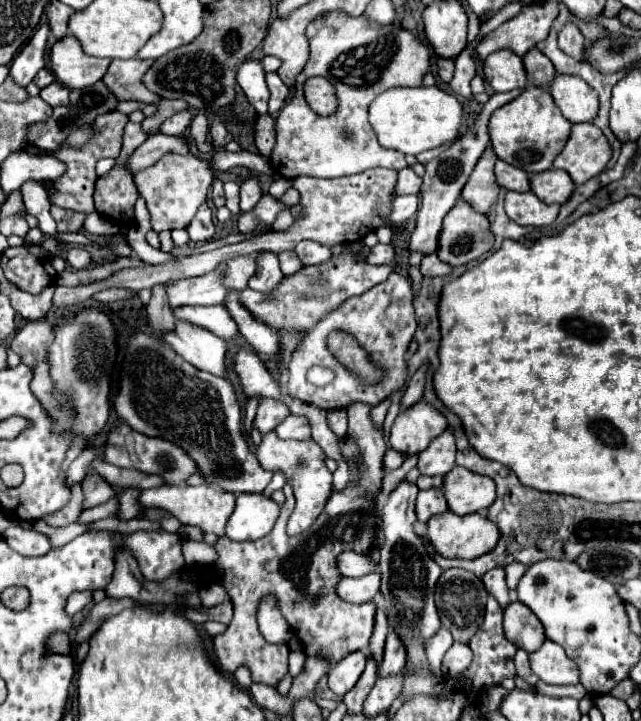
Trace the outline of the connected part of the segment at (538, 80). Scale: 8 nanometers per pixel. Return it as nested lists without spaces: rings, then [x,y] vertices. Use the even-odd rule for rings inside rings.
[[[536,47],[522,57],[522,63],[528,73],[528,85],[536,85],[542,89],[548,89],[552,85],[554,65],[550,65],[548,57],[544,57]]]

